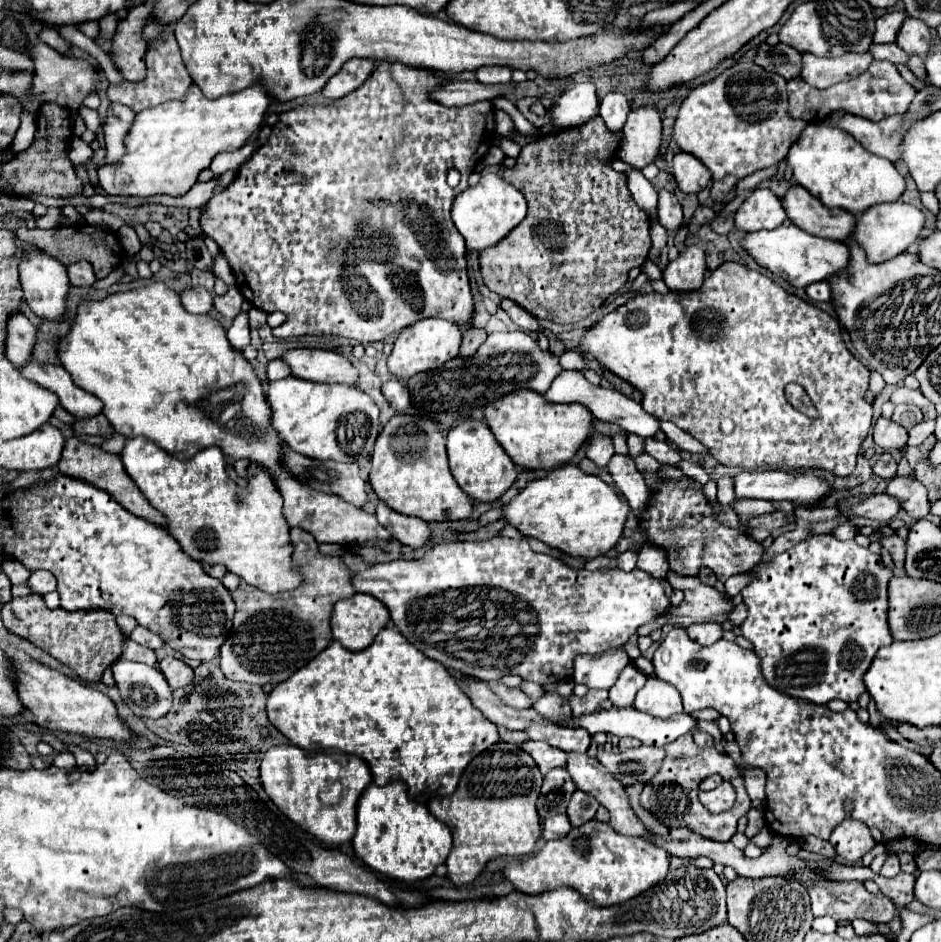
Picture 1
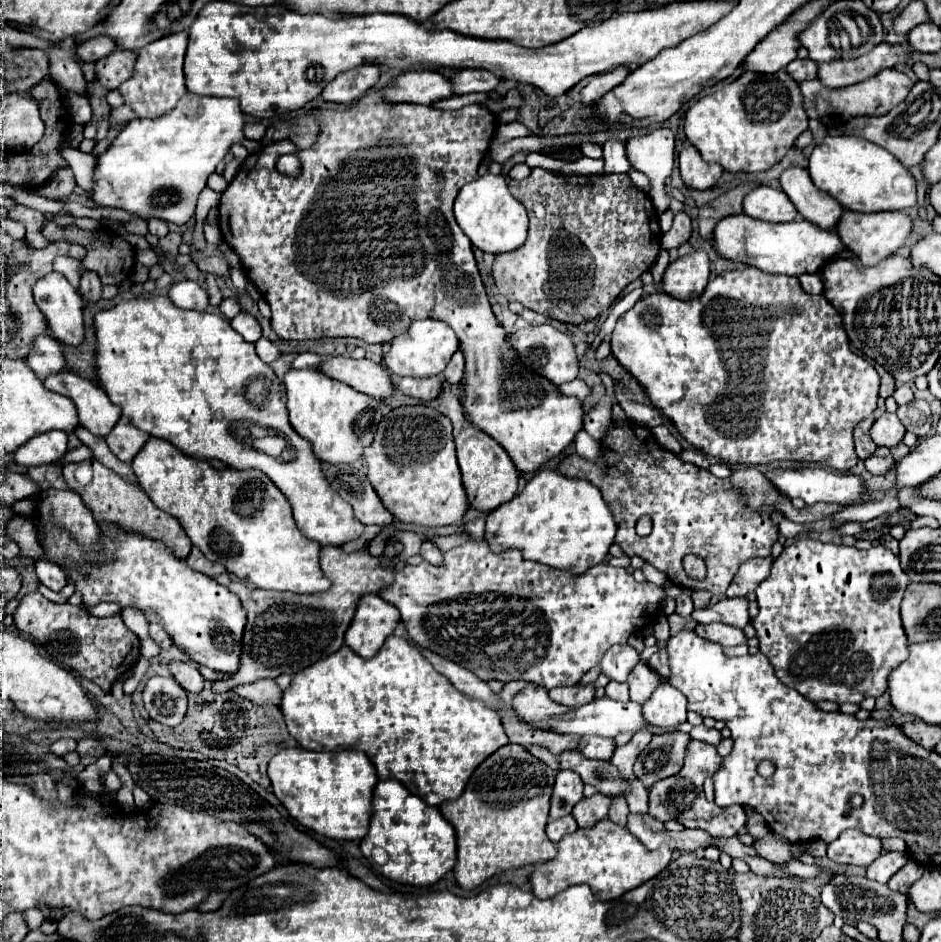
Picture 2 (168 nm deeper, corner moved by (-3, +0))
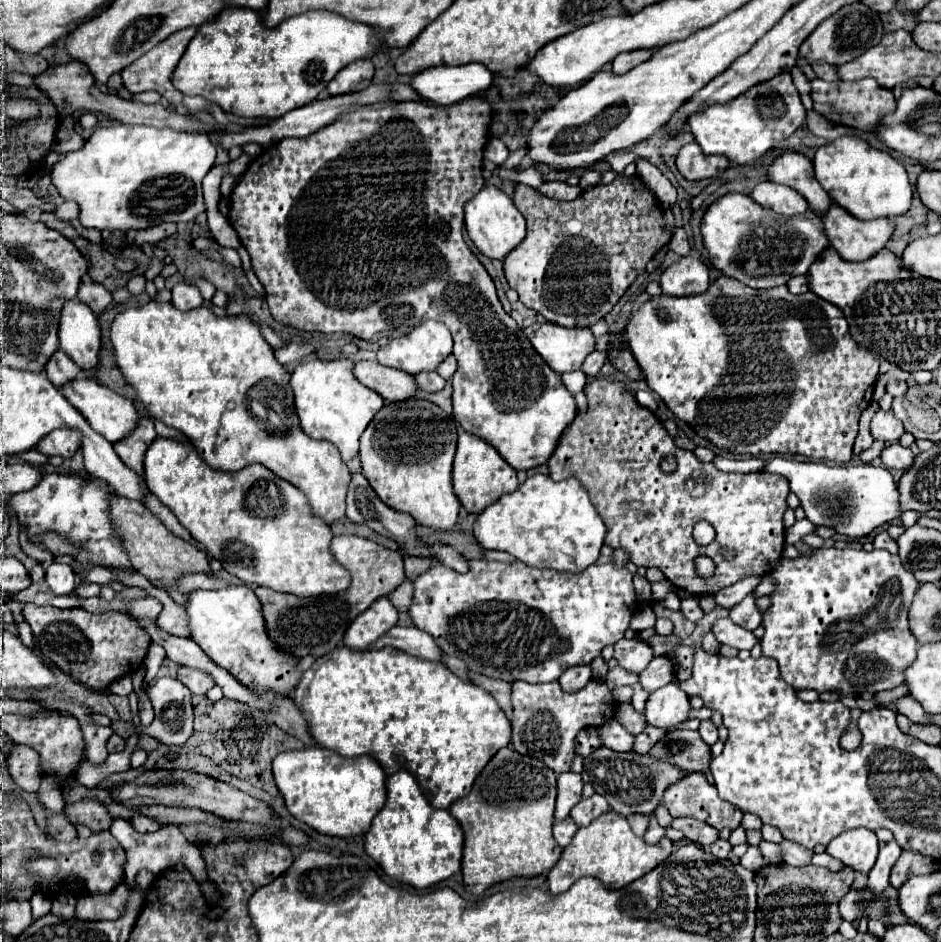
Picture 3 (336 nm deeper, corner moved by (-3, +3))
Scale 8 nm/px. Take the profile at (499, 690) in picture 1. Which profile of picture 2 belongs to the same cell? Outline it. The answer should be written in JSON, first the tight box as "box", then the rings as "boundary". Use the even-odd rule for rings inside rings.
{"box":[513,683,573,731],"boundary":[[[529,683],[521,693],[515,695],[513,709],[517,711],[523,723],[527,723],[533,729],[541,729],[541,731],[549,731],[549,719],[563,715],[567,711],[573,711],[573,707],[555,703],[549,697],[547,687],[541,687],[535,683]]]}

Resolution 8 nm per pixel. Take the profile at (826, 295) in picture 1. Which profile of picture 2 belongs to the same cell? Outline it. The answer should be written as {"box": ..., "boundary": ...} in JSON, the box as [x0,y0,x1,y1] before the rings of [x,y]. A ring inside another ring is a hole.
{"box":[799,275,823,293],"boundary":[[[801,275],[799,277],[799,283],[801,283],[801,289],[805,293],[823,293],[823,283],[819,279],[819,275]]]}

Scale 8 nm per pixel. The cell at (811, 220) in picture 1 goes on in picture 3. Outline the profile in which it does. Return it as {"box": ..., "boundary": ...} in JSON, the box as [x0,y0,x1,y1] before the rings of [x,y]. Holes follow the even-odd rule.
{"box":[769,152,833,214],"boundary":[[[785,152],[769,166],[769,178],[775,184],[785,184],[805,196],[811,210],[825,214],[833,204],[831,196],[817,184],[813,176],[813,164],[799,152]]]}

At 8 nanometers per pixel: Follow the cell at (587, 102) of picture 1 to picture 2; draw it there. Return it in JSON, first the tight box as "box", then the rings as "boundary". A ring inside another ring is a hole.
{"box":[581,67,629,105],"boundary":[[[615,67],[613,71],[609,73],[603,73],[603,75],[597,75],[583,91],[581,91],[581,103],[583,105],[591,105],[595,99],[599,99],[601,95],[605,95],[607,91],[611,91],[613,87],[617,87],[627,75],[629,75],[629,67]]]}

